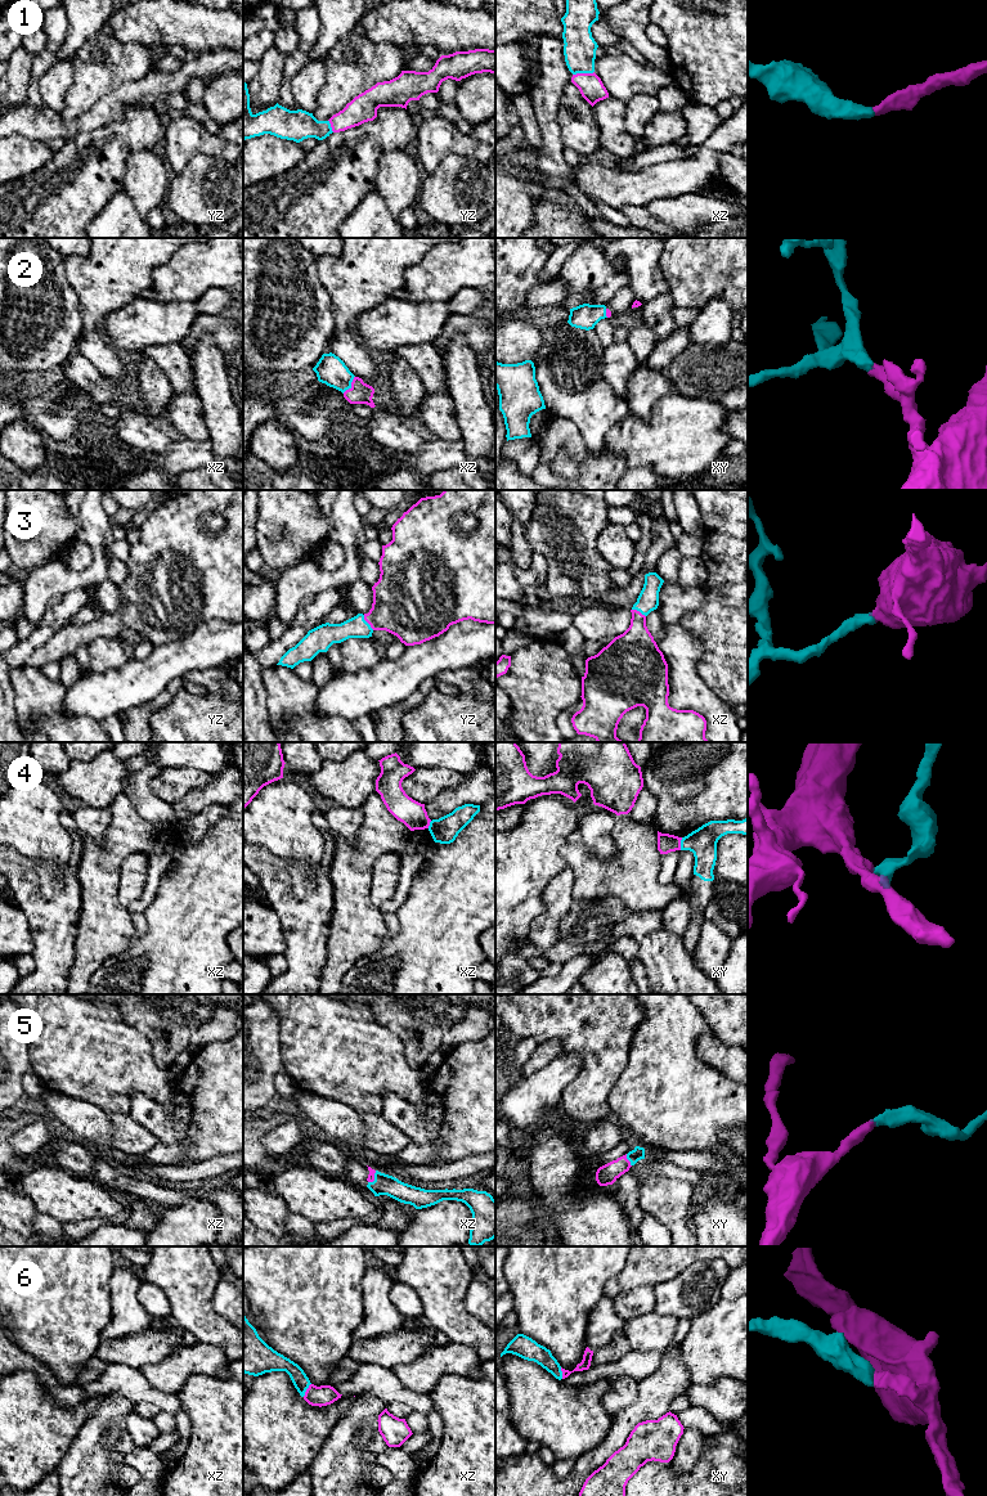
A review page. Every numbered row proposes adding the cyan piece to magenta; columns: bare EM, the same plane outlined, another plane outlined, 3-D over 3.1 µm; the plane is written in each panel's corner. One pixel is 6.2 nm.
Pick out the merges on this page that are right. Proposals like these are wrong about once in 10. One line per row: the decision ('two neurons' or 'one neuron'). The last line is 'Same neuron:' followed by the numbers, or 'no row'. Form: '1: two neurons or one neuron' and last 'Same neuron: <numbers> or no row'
1: one neuron
2: one neuron
3: one neuron
4: two neurons
5: one neuron
6: one neuron
Same neuron: 1, 2, 3, 5, 6

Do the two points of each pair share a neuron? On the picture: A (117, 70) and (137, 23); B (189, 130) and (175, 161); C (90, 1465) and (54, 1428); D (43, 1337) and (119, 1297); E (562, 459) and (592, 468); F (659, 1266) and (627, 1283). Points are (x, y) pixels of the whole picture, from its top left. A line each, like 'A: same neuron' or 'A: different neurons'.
A: different neurons
B: same neuron
C: different neurons
D: different neurons
E: same neuron
F: same neuron

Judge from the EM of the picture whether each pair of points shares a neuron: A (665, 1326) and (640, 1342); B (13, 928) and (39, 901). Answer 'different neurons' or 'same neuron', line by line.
A: same neuron
B: different neurons

